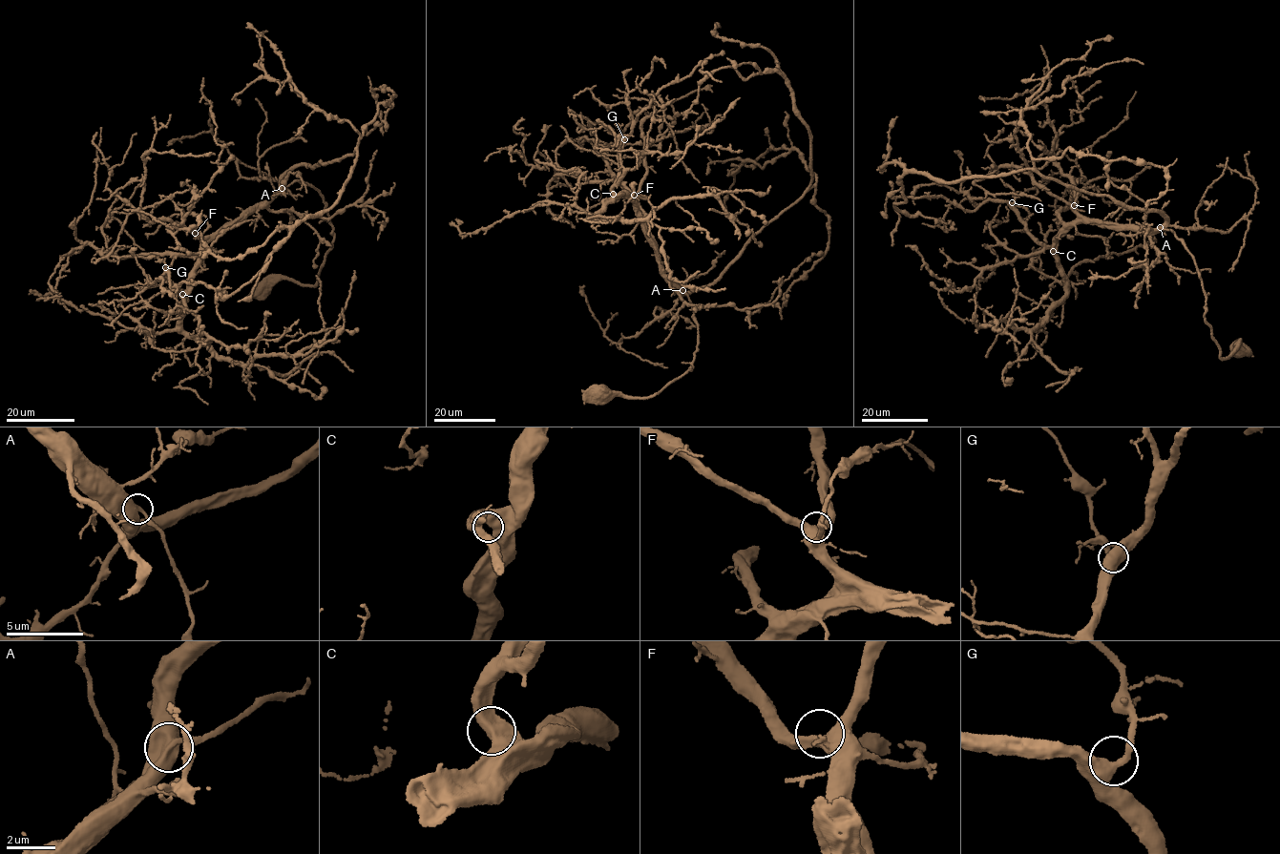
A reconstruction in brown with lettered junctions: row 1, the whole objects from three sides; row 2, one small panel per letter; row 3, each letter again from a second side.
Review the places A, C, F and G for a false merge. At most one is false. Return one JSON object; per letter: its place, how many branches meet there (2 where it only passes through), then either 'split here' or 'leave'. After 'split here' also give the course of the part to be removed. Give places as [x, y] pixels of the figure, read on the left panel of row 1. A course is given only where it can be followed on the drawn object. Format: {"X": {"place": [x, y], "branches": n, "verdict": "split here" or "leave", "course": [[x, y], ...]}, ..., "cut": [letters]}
{"A": {"place": [282, 188], "branches": 2, "verdict": "leave"}, "C": {"place": [182, 294], "branches": 2, "verdict": "leave"}, "F": {"place": [195, 233], "branches": 2, "verdict": "leave"}, "G": {"place": [165, 267], "branches": 2, "verdict": "leave"}, "cut": []}

